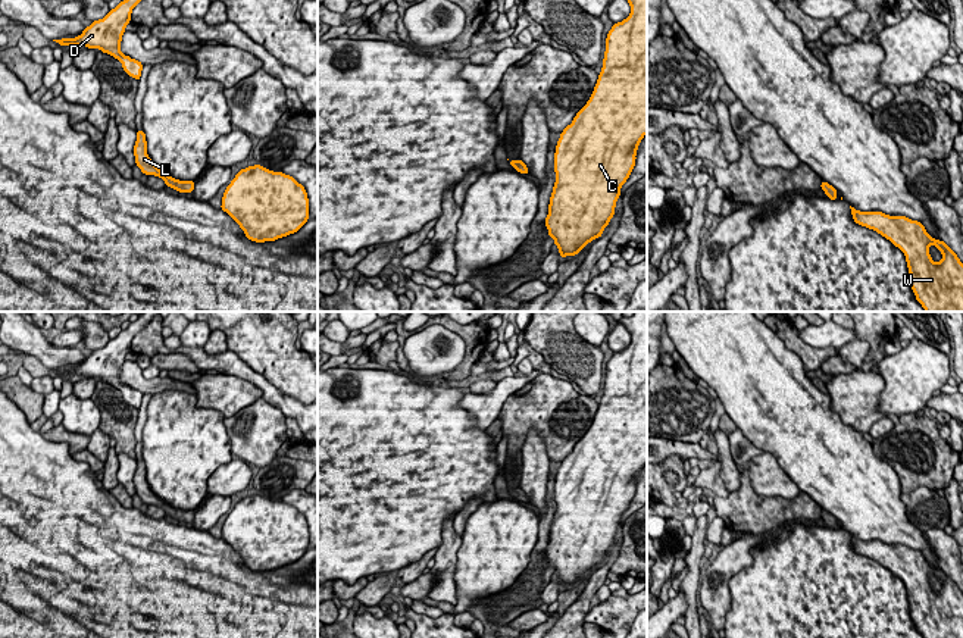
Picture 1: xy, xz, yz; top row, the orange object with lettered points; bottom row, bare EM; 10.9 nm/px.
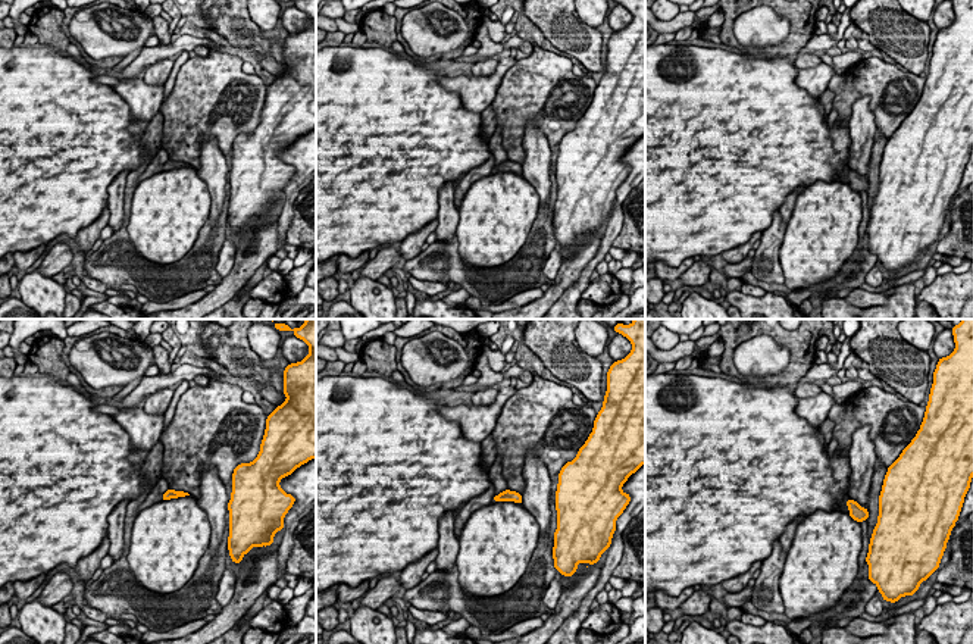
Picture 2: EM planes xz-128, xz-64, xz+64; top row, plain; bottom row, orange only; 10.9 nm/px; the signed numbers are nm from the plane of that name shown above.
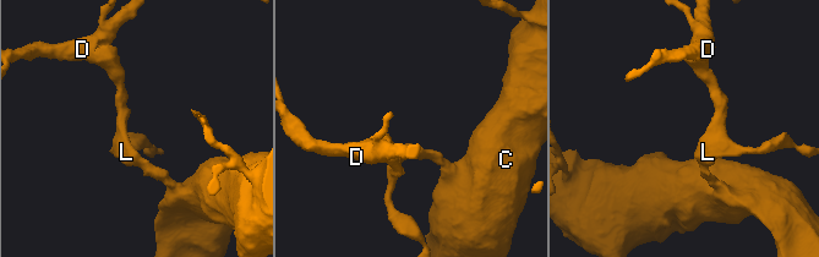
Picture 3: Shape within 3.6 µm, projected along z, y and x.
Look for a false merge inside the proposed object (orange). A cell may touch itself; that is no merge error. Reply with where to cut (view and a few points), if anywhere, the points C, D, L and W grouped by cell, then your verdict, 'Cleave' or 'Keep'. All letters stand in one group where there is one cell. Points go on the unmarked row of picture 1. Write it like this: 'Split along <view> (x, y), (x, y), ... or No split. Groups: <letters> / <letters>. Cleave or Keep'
No split. Groups: C D L W. Keep

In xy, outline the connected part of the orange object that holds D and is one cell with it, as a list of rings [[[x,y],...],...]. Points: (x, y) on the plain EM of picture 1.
[[[144,312],[135,322],[121,331],[115,338],[99,350],[93,350],[81,365],[76,368],[53,369],[60,375],[85,375],[88,378],[100,378],[118,388],[122,393],[123,400],[140,410],[143,393],[125,385],[121,381],[121,370],[125,362],[125,356],[131,351],[132,338],[160,312]]]

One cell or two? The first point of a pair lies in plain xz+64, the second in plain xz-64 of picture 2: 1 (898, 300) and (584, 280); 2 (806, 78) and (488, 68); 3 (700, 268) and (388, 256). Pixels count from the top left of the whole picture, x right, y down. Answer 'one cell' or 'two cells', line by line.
1: one cell
2: two cells
3: one cell

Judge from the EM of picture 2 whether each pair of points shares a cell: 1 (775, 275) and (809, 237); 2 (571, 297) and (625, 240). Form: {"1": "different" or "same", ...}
{"1": "different", "2": "different"}

